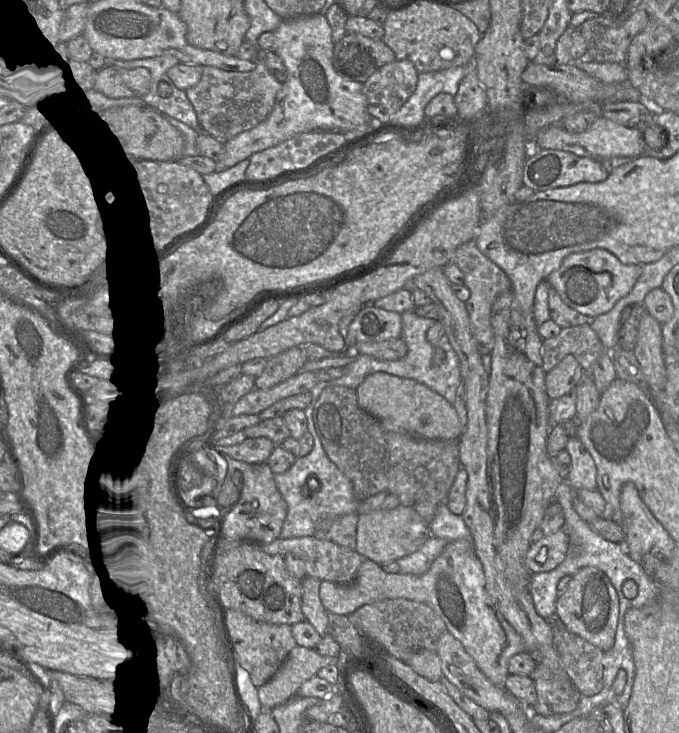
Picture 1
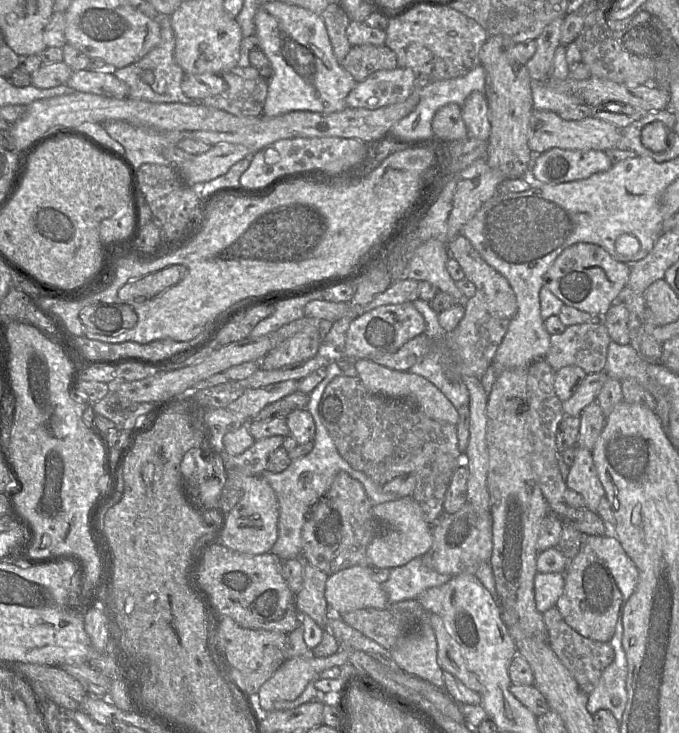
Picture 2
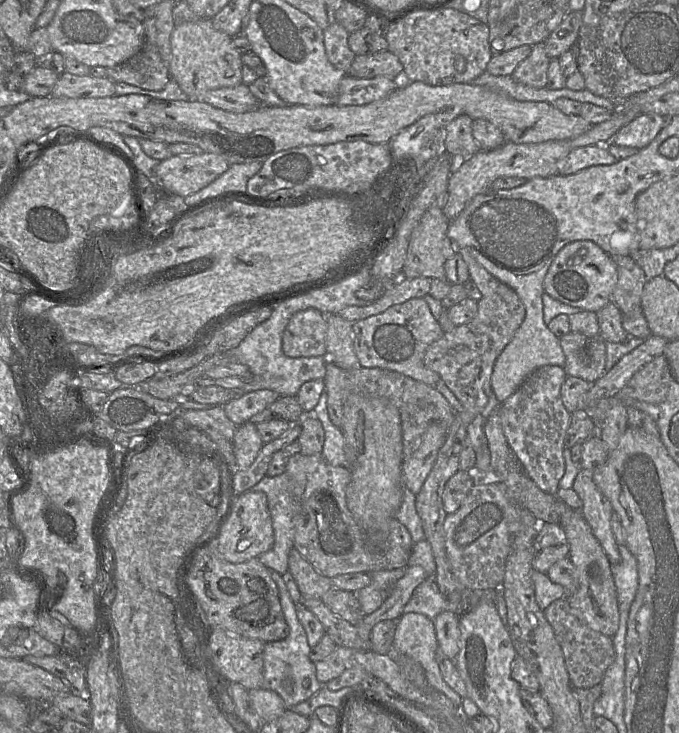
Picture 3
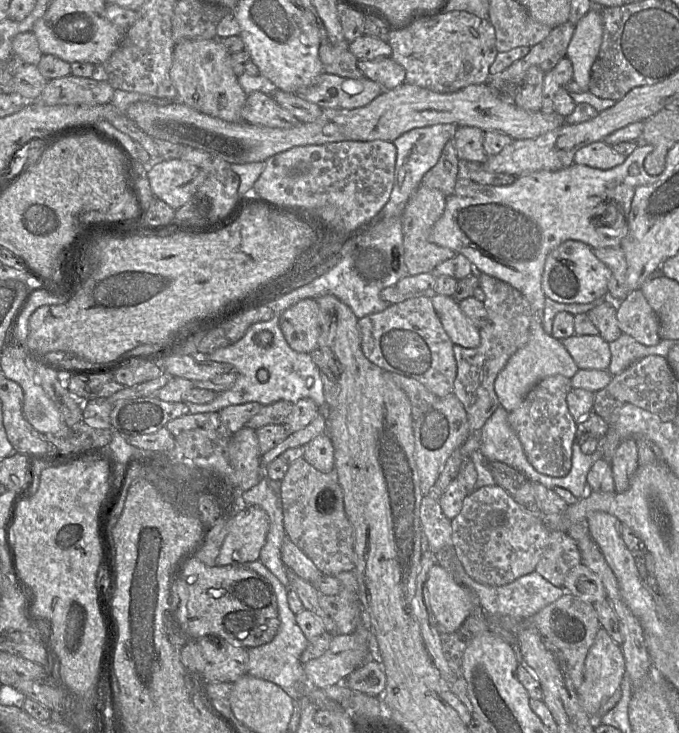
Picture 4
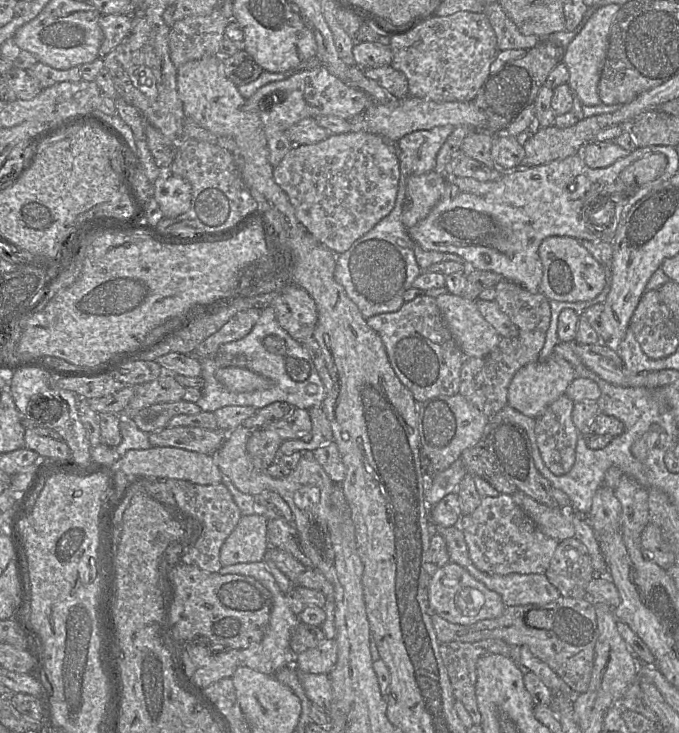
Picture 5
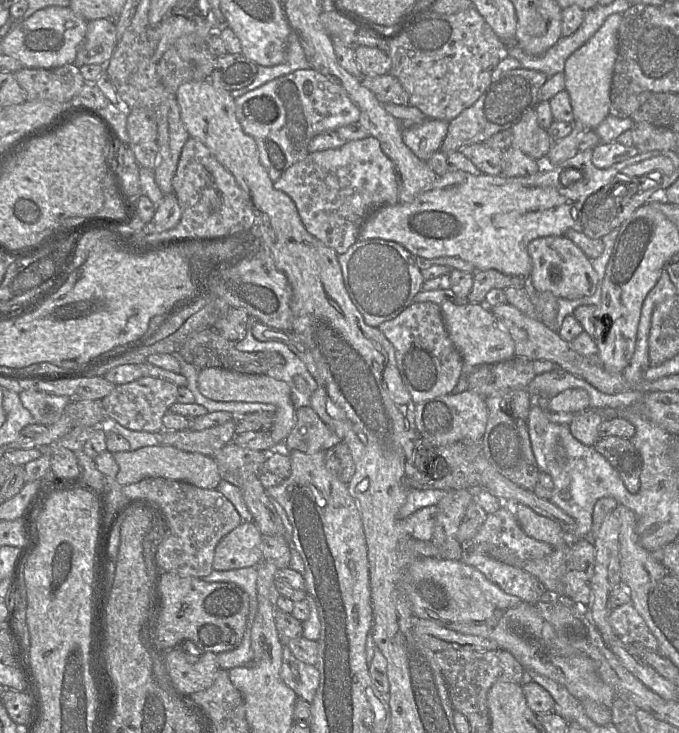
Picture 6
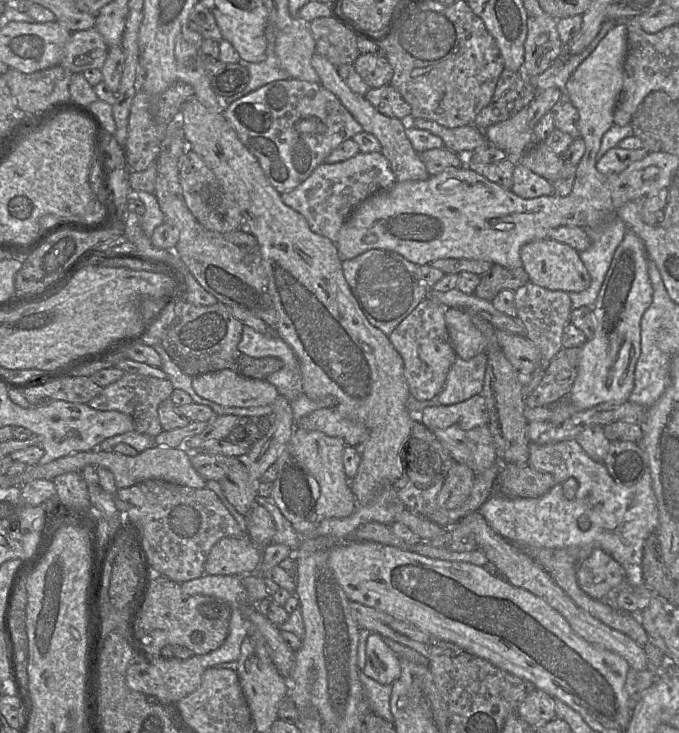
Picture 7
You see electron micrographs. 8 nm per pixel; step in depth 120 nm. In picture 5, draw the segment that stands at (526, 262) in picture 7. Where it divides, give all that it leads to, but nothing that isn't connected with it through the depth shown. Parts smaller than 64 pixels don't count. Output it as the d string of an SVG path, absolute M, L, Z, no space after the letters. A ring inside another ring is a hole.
M569 236L547 237L540 244L538 253L543 266L540 292L549 300L589 301L603 291L607 283L606 268L589 253L578 239Z

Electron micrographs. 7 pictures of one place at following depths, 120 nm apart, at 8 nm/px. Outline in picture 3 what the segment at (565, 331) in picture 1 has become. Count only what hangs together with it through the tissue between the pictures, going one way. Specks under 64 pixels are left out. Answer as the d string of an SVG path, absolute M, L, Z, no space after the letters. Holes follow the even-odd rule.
M570 331L559 340L565 355L563 369L567 376L593 383L606 372L607 342L600 337L588 338L584 334Z

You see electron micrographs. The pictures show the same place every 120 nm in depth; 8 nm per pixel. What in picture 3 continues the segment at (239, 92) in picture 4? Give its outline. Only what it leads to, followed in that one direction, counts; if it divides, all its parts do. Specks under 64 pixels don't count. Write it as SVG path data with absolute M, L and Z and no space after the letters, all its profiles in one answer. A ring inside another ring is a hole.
M211 19L183 22L177 24L171 34L170 77L190 100L197 100L206 91L243 83L241 55L233 43L233 37L216 29Z

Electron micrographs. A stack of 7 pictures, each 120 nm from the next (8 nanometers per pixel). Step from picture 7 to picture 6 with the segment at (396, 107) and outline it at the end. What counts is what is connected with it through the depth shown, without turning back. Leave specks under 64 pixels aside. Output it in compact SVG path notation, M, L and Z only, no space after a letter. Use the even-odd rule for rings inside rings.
M392 74L363 75L363 86L372 91L379 102L408 106L410 98L400 81Z

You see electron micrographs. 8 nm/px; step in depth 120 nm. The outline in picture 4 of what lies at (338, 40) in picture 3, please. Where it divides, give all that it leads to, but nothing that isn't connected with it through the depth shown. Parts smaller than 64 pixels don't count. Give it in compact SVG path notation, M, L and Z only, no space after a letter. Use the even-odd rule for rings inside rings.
M329 41L322 42L319 57L325 73L351 79L364 77L357 67L358 59L350 52L349 47L338 48Z

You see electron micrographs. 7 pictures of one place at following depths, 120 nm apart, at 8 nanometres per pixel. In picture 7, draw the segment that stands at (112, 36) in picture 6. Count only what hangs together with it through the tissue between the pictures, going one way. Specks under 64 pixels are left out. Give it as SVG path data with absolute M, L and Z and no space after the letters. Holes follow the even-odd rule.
M95 27L72 32L59 65L73 73L83 73L87 69L101 70L108 51L109 47Z

